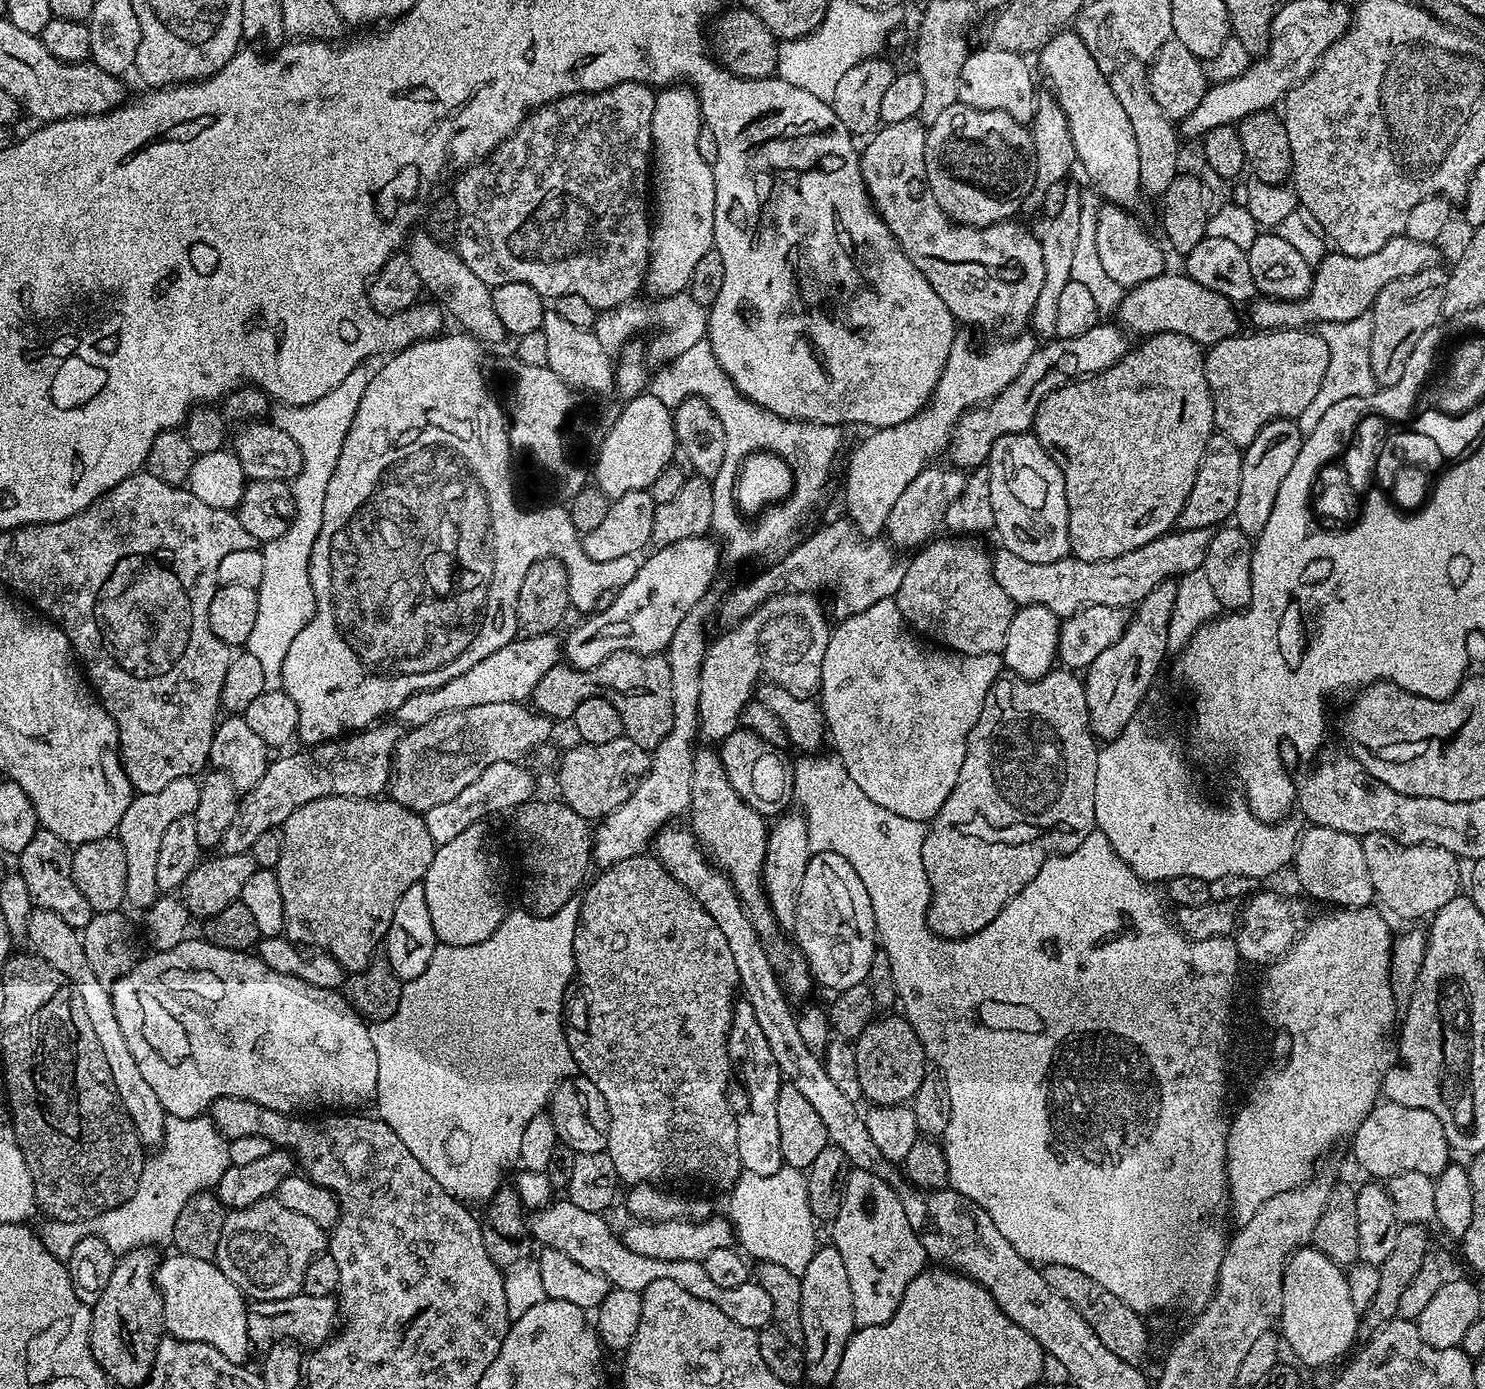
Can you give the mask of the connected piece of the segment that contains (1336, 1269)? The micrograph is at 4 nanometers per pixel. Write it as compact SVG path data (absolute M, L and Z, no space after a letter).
M1314 1246L1296 1249L1288 1258L1282 1278L1282 1310L1278 1328L1283 1343L1288 1343L1289 1350L1302 1363L1320 1368L1335 1360L1343 1361L1353 1351L1357 1343L1356 1324L1358 1328L1358 1309L1350 1299L1345 1269Z

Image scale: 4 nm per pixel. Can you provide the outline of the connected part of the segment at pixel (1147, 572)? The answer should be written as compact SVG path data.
M1186 528L1181 536L1165 534L1138 550L1130 550L1118 558L1090 562L1065 558L1050 562L1026 562L1009 548L997 547L992 556L992 576L1012 600L1013 605L1037 604L1046 606L1058 617L1072 616L1078 610L1090 606L1118 606L1131 609L1142 602L1150 590L1163 580L1185 576L1190 570L1203 568L1206 546L1210 546L1211 528Z

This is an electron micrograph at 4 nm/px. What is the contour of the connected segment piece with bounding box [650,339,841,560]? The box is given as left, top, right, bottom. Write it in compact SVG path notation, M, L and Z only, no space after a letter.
M707 339L690 346L686 354L678 354L678 358L671 360L657 376L655 373L650 380L650 392L673 410L688 396L700 396L708 403L710 410L718 414L718 422L722 422L722 430L726 430L726 458L722 458L722 470L718 470L712 480L714 518L711 531L717 532L715 535L722 541L722 552L727 559L728 556L732 560L740 560L743 556L755 557L760 547L759 539L749 535L748 531L742 528L740 520L736 519L730 500L734 474L744 474L744 460L740 456L748 450L772 448L782 452L782 458L778 460L790 472L790 488L794 490L794 494L788 498L788 504L792 504L790 508L801 508L809 513L813 511L812 503L819 498L820 491L828 480L828 471L840 452L841 429L837 425L783 420L778 414L757 404L751 404L745 396L741 396L740 391L732 385L731 378L718 366Z

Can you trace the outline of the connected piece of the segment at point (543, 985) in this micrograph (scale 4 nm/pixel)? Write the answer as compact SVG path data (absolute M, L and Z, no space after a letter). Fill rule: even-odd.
M573 902L562 906L562 910L558 910L552 916L533 916L527 910L519 910L520 912L509 911L504 917L504 921L498 926L498 930L494 930L494 934L490 934L490 938L486 938L486 942L478 942L474 946L450 946L449 944L437 943L434 954L430 958L430 966L426 966L426 970L422 970L422 974L418 974L418 978L407 981L403 985L404 993L398 1002L398 1010L389 1020L377 1020L371 1025L372 1041L374 1042L374 1054L378 1054L378 1086L376 1087L376 1099L374 1101L375 1111L378 1113L379 1119L386 1122L386 1126L390 1126L390 1130L394 1130L394 1134L398 1134L398 1138L402 1138L402 1142L406 1142L406 1150L410 1150L410 1154L414 1154L414 1158L418 1158L418 1162L422 1162L422 1166L430 1174L430 1178L434 1178L434 1182L438 1182L438 1186L446 1189L451 1196L455 1196L461 1202L473 1202L472 1200L481 1200L487 1202L491 1200L492 1193L501 1187L504 1171L513 1163L514 1165L520 1159L520 1151L522 1150L522 1133L526 1131L526 1126L530 1122L530 1118L541 1115L549 1107L552 1091L558 1084L568 1079L569 1076L577 1075L578 1069L574 1058L570 1054L570 1046L564 1037L564 1010L566 1007L566 997L570 992L570 985L573 983L576 974L576 955L574 954L574 930L576 929L576 919L580 910L579 903Z

